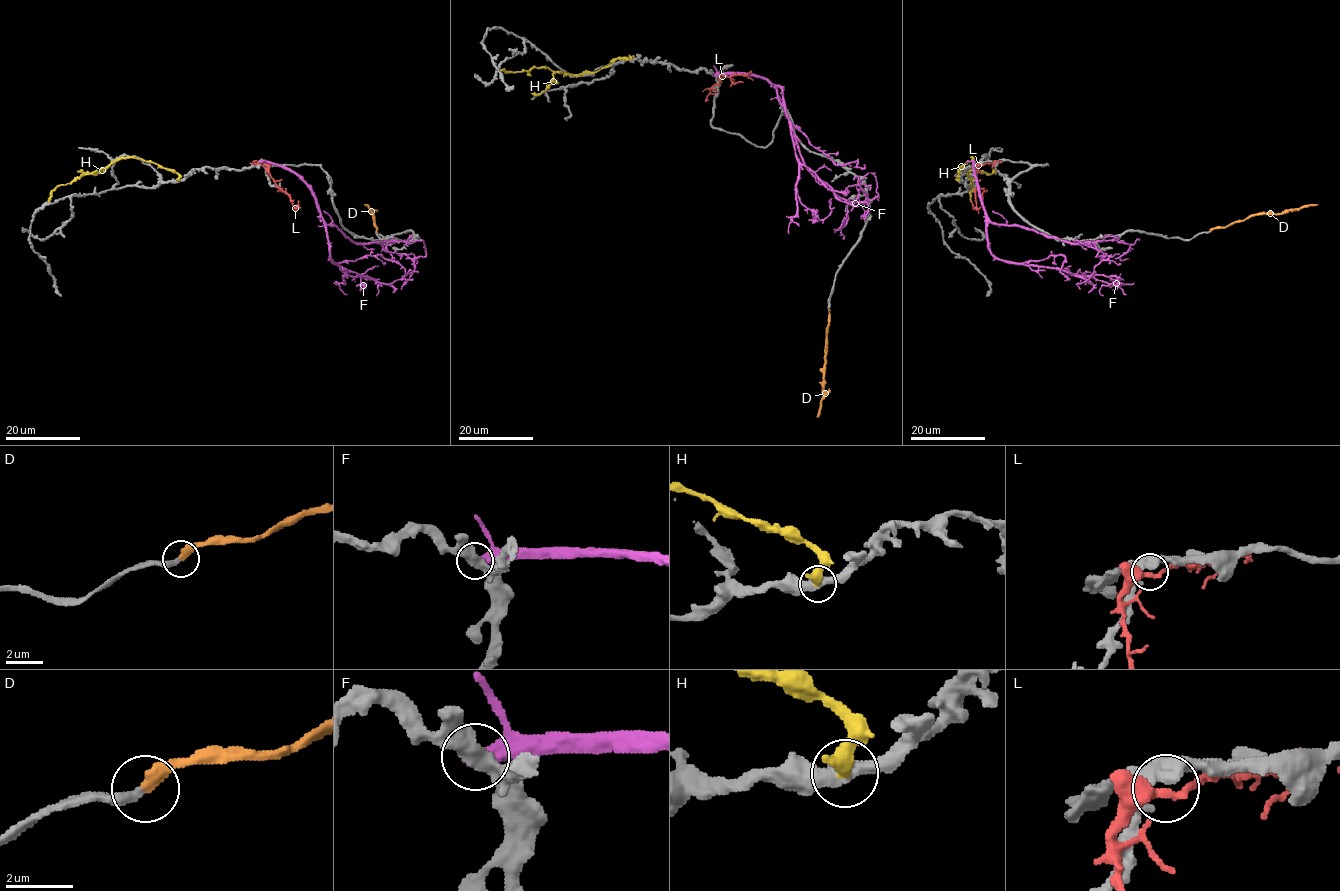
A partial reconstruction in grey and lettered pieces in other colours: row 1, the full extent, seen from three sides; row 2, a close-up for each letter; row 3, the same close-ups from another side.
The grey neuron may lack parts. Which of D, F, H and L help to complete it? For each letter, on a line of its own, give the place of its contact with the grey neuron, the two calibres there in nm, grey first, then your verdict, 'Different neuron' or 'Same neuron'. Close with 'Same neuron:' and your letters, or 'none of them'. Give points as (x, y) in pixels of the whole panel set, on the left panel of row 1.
D: Touches grey at (376, 231). Thickness 360 nm (grey) against 360 nm. Same neuron
F: Touches grey at (261, 162). Thickness 380 nm (grey) against 550 nm. Different neuron
H: Touches grey at (178, 181). Thickness 500 nm (grey) against 500 nm. Different neuron
L: Touches grey at (268, 164). Thickness 650 nm (grey) against 320 nm. Different neuron
Same neuron: D

